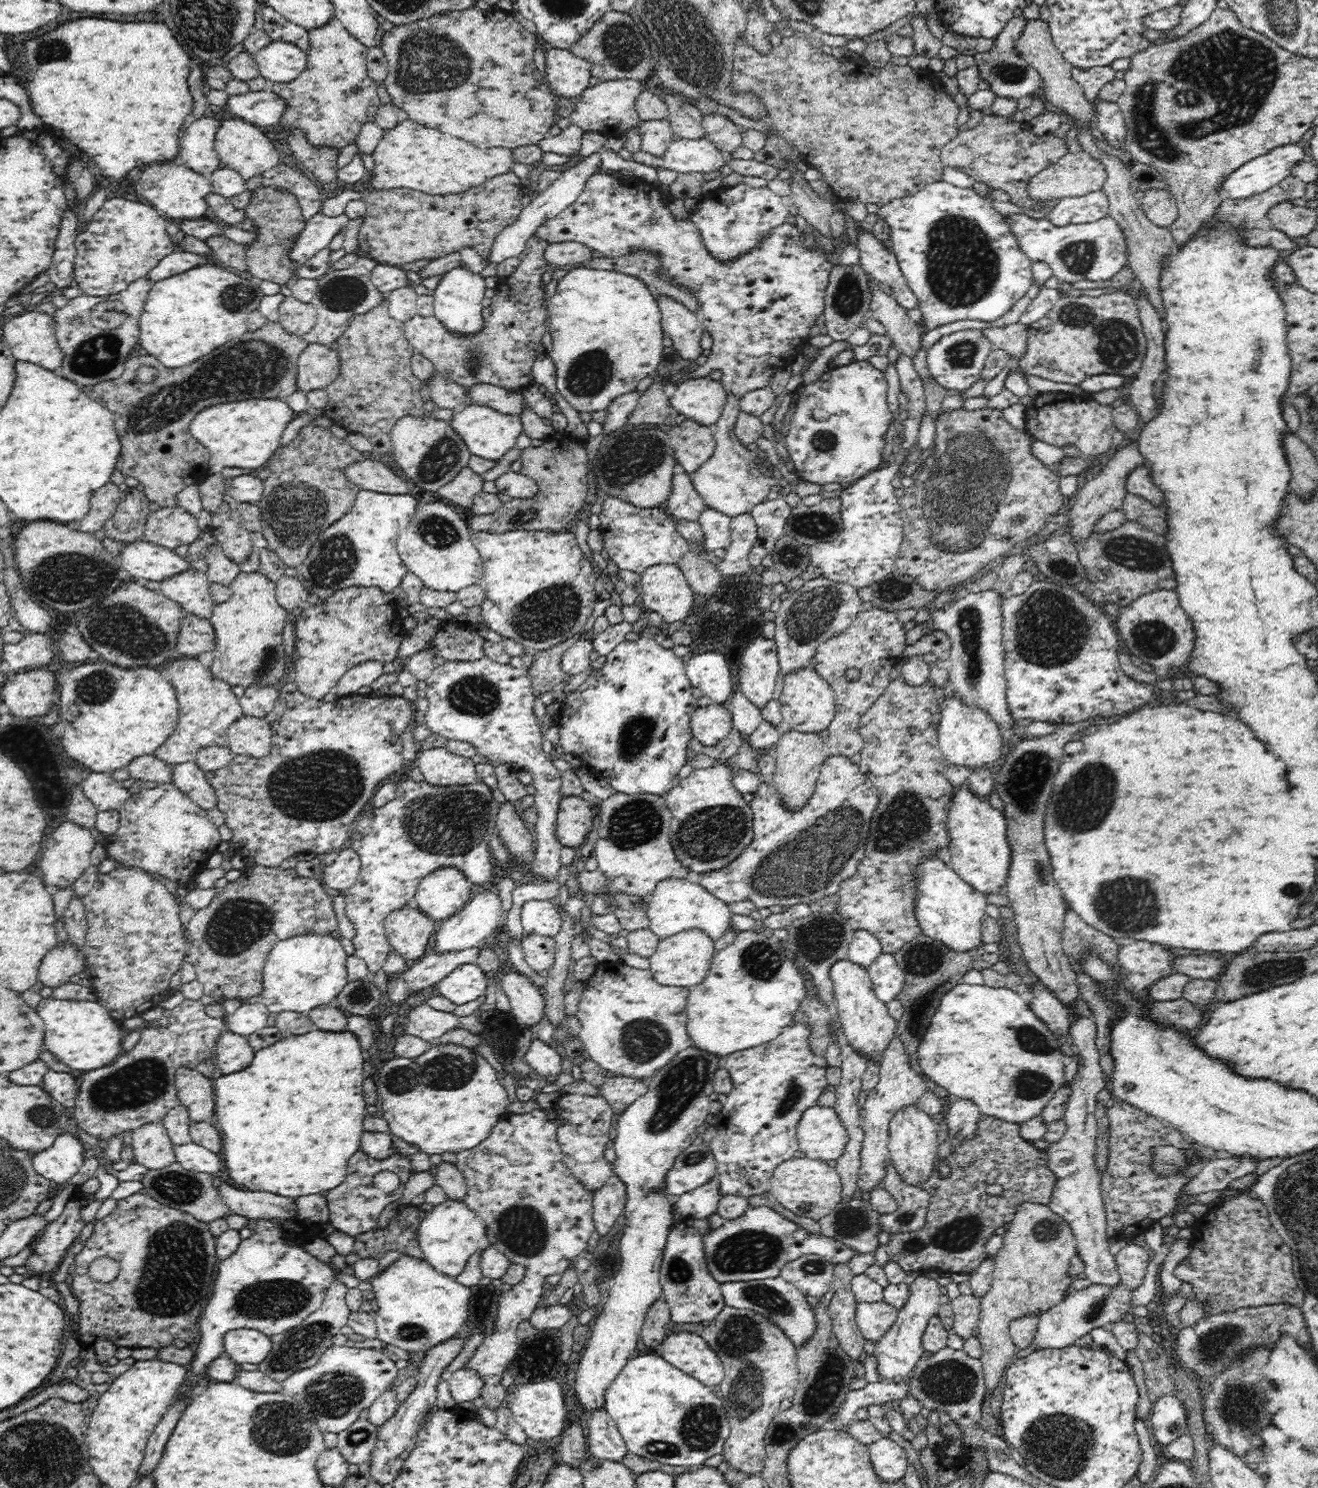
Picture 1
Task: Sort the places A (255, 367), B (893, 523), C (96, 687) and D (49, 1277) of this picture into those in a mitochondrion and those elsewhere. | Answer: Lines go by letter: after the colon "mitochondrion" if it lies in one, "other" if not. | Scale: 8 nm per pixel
A: mitochondrion
B: other
C: mitochondrion
D: other

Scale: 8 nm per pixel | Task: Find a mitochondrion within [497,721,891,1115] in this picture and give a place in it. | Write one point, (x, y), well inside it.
(807, 863)

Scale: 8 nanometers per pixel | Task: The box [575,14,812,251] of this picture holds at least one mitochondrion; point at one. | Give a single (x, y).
(623, 49)

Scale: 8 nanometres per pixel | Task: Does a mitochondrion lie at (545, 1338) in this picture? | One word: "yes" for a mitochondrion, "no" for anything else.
no

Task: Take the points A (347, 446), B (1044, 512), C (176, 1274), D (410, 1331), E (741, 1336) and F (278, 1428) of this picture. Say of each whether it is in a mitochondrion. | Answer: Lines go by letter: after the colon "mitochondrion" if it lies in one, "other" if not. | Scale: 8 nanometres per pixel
A: other
B: other
C: mitochondrion
D: mitochondrion
E: mitochondrion
F: mitochondrion

